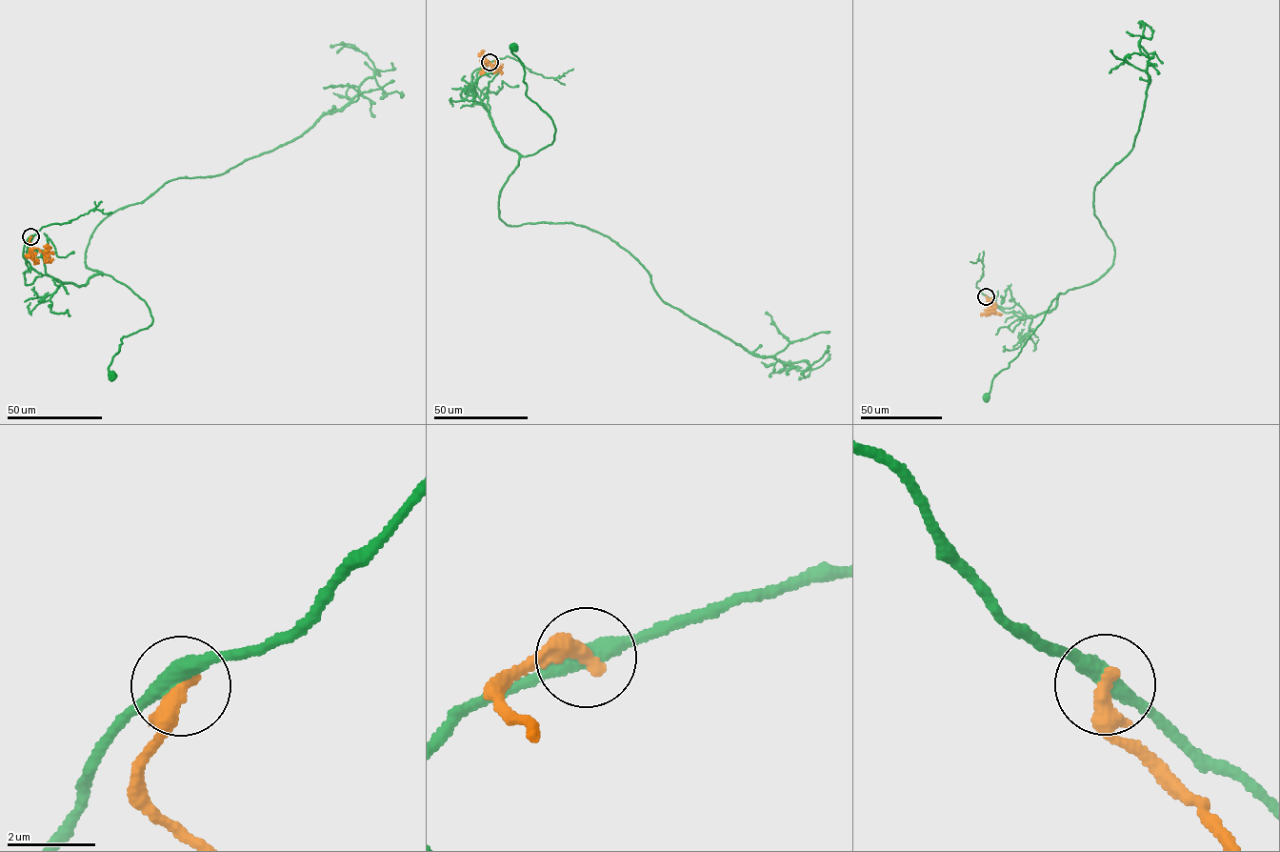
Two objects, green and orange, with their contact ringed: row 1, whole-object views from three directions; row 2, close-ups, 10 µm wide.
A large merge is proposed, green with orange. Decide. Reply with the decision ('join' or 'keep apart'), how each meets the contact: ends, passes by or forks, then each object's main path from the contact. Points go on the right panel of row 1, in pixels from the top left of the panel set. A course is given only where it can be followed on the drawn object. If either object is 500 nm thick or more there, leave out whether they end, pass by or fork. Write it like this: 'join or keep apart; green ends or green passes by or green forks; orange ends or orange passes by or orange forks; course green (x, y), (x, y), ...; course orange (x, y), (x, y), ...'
keep apart; green passes by; orange ends; course green (986, 295), (1007, 313), (1021, 317), (1050, 312), (1060, 293), (1016, 357), (995, 375), (986, 396); course orange (986, 295), (994, 311), (986, 312)

